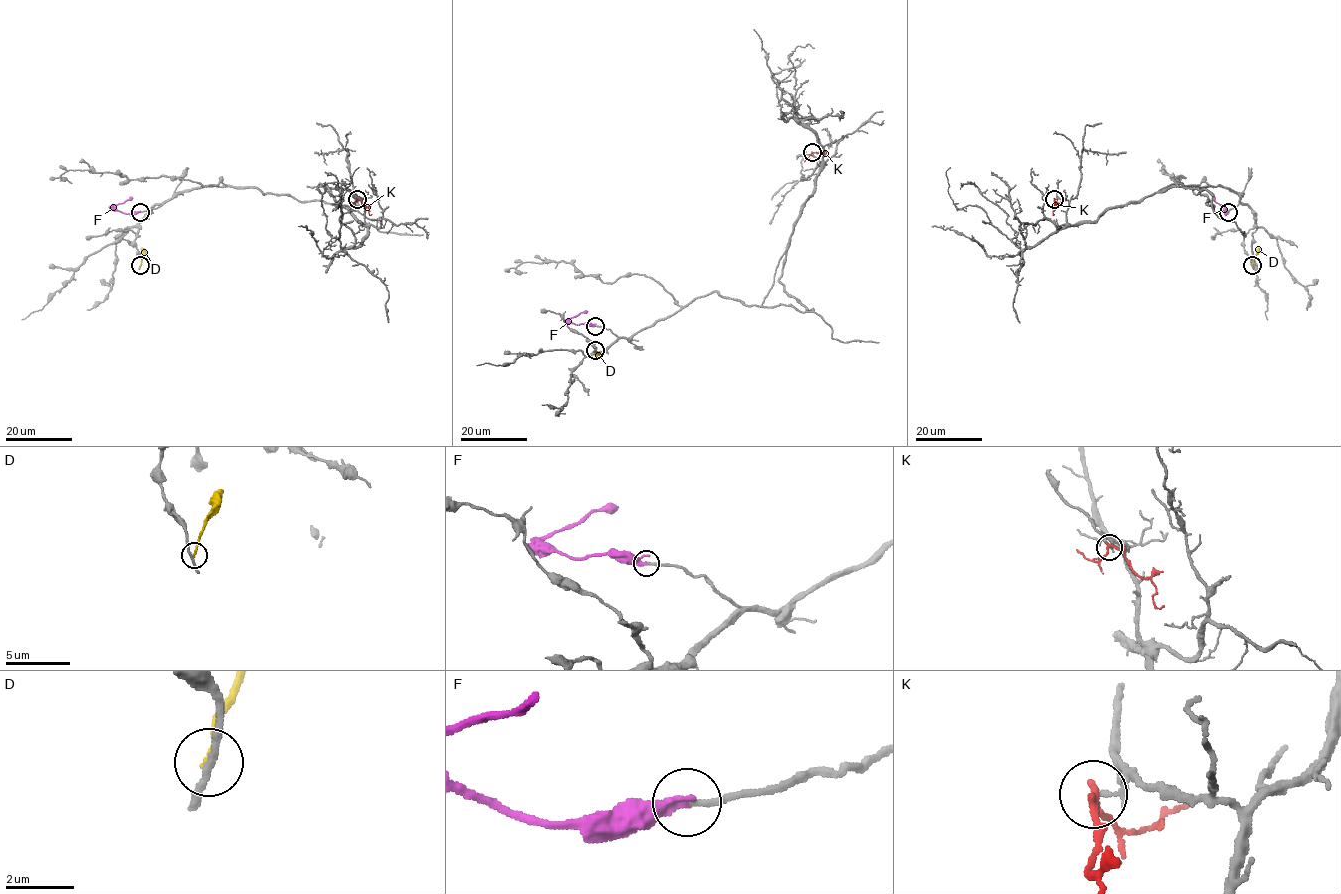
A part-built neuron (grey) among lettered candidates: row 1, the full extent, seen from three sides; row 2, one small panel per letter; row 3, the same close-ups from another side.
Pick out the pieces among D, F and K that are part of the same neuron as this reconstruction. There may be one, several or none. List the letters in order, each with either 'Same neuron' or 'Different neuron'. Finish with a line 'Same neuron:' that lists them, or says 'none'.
D: Different neuron
F: Same neuron
K: Different neuron
Same neuron: F

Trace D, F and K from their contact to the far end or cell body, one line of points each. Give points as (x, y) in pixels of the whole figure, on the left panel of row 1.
D: (140, 265), (143, 256), (141, 247)
F: (139, 212), (121, 213), (113, 206), (133, 198)
K: (357, 199), (371, 214)

